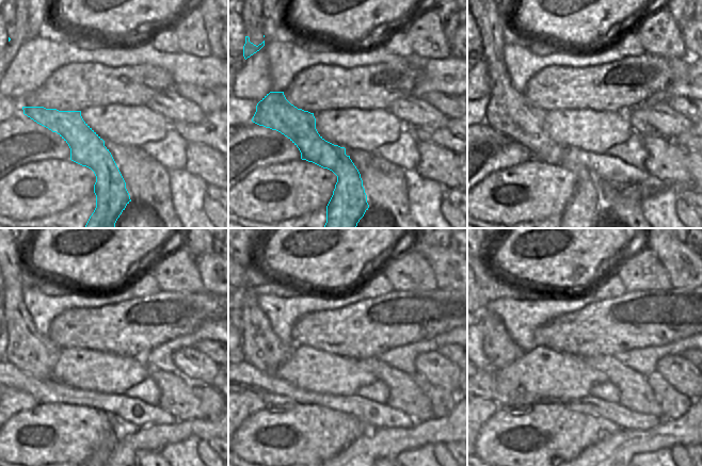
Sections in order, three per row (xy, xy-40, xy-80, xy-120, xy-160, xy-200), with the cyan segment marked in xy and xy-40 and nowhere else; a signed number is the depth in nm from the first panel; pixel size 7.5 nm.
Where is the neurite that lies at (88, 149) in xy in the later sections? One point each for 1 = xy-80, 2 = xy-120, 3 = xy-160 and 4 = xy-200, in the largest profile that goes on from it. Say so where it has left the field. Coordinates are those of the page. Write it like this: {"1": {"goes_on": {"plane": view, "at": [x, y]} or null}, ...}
{"1": {"goes_on": {"plane": "xy-80", "at": [508, 111]}}, "2": {"goes_on": {"plane": "xy-120", "at": [32, 353]}}, "3": {"goes_on": {"plane": "xy-160", "at": [262, 349]}}, "4": {"goes_on": {"plane": "xy-200", "at": [498, 347]}}}

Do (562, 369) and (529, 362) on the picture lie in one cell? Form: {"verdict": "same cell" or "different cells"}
{"verdict": "same cell"}

